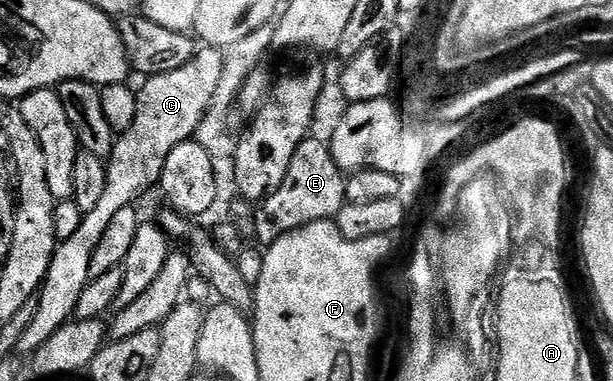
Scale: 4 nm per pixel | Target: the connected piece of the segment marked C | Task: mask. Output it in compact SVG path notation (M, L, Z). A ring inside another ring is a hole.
M207 46L201 49L201 52L199 49L192 55L186 66L178 66L178 70L170 70L166 74L147 77L143 81L144 85L138 88L134 123L130 130L115 137L112 153L106 157L108 173L102 199L98 201L98 206L94 206L94 210L83 213L78 231L72 237L59 241L52 251L52 261L44 275L44 283L40 285L35 297L34 318L30 318L30 326L22 330L22 338L18 338L16 352L21 357L33 357L64 324L75 317L78 298L82 298L82 290L86 290L90 280L90 258L94 258L94 249L106 226L110 226L118 210L133 207L143 192L155 189L166 166L166 158L170 158L170 150L195 137L202 118L216 96L225 57L221 49Z

